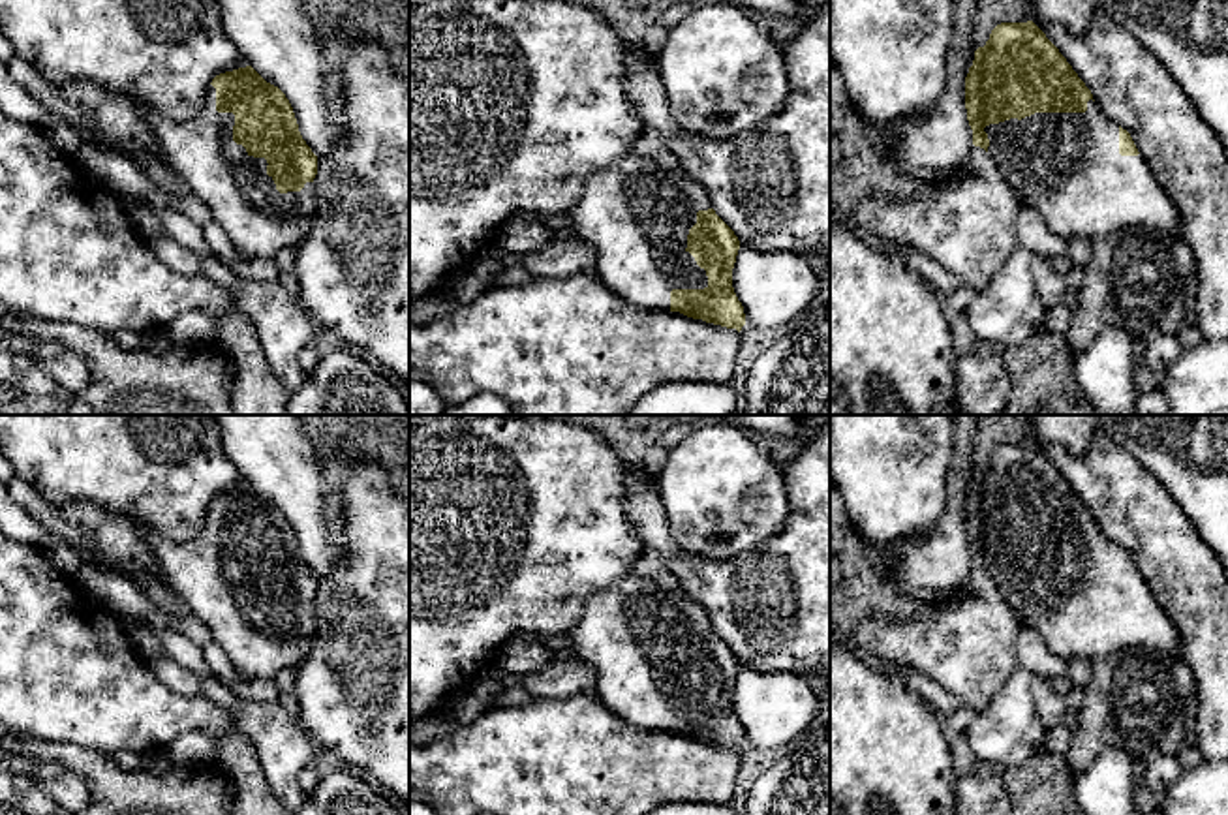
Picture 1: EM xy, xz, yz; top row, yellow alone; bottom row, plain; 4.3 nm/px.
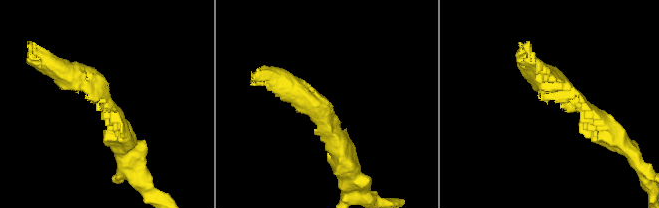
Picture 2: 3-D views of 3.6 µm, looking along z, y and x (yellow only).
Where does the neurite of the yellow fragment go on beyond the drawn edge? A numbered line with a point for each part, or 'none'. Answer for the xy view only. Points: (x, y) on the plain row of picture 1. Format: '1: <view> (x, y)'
1: xy (243, 620)

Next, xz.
1: xz (637, 633)

